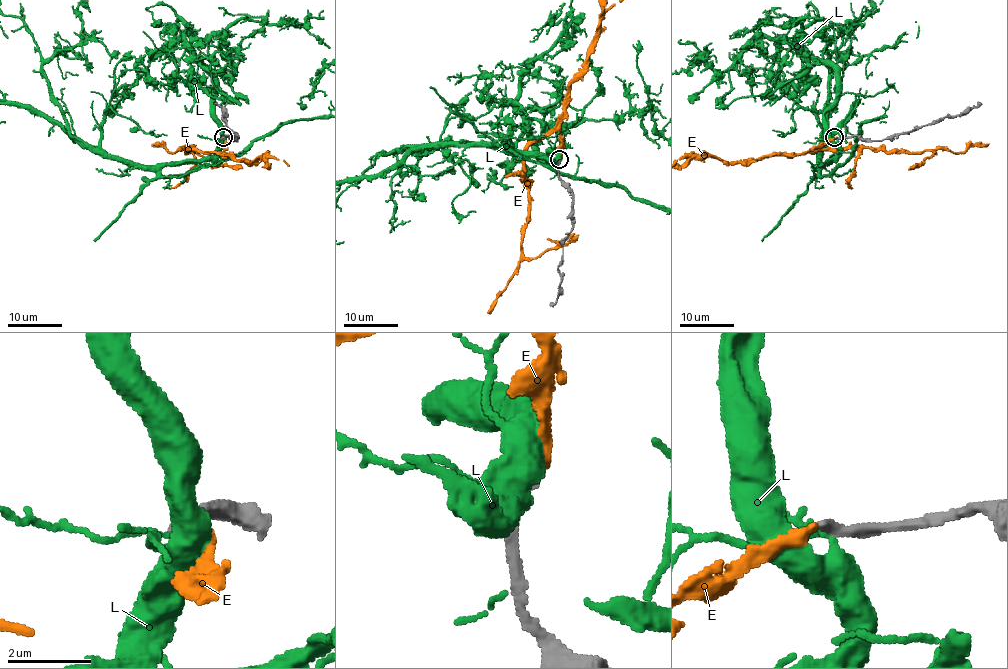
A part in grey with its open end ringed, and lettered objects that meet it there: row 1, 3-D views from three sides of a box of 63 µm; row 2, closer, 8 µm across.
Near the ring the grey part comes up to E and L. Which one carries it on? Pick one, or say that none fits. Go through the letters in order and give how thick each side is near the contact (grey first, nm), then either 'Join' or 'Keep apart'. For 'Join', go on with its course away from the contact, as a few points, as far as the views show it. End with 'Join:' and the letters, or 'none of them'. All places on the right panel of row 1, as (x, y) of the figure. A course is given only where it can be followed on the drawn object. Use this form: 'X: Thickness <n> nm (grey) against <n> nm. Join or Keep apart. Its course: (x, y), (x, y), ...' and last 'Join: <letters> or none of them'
E: Thickness 240 nm (grey) against 240 nm. Join
L: Thickness 280 nm (grey) against 360 nm. Keep apart
Join: E

